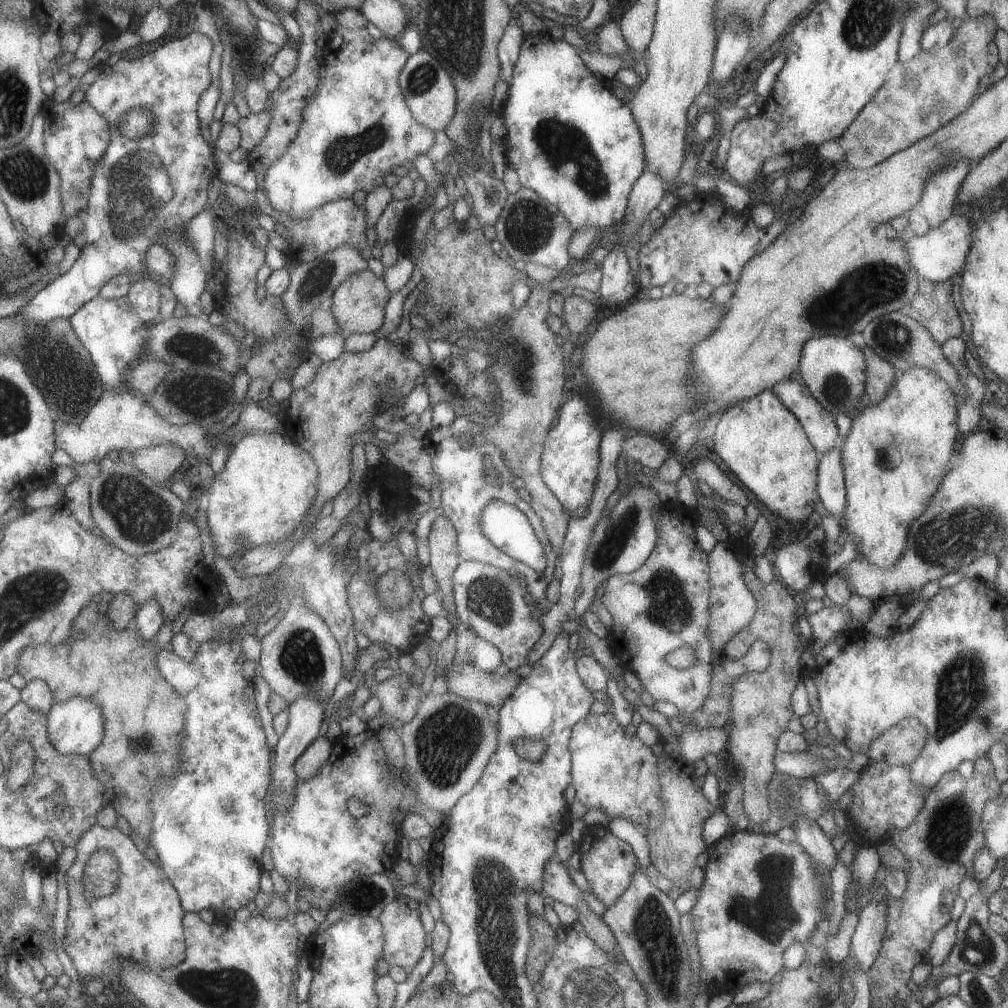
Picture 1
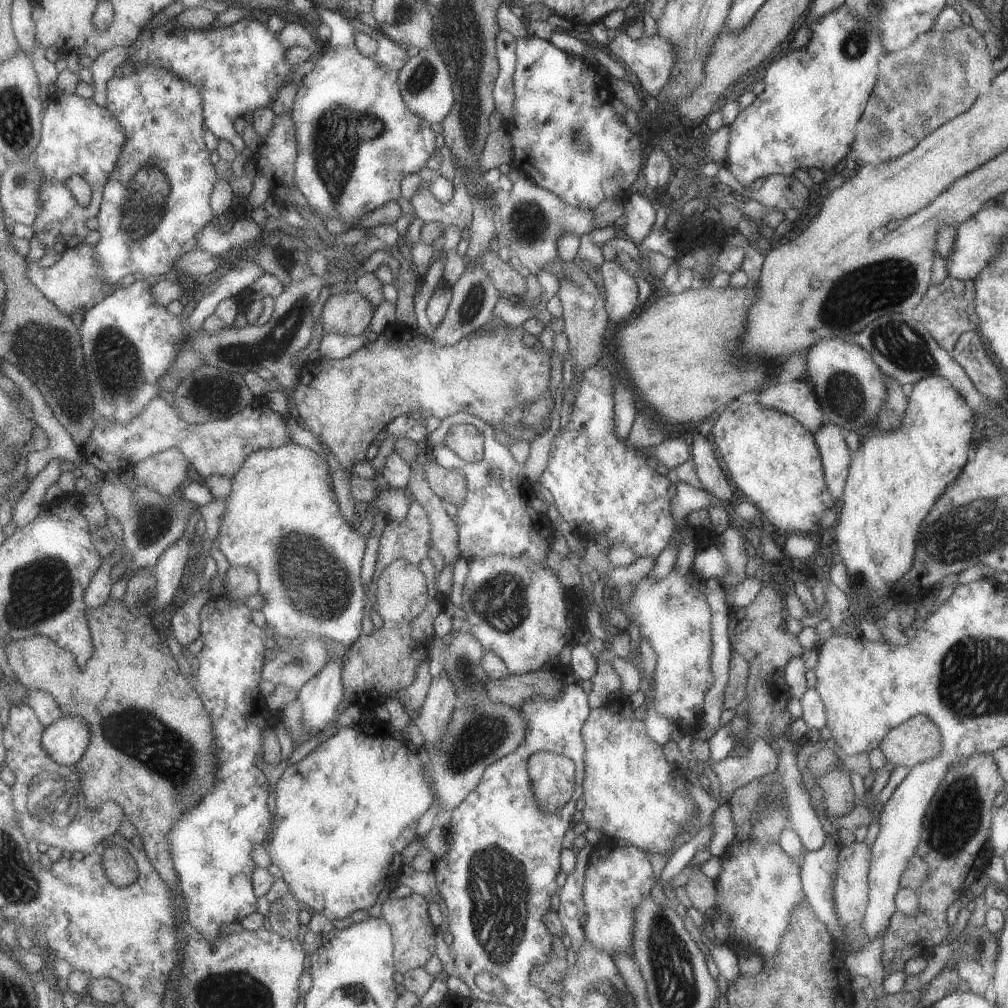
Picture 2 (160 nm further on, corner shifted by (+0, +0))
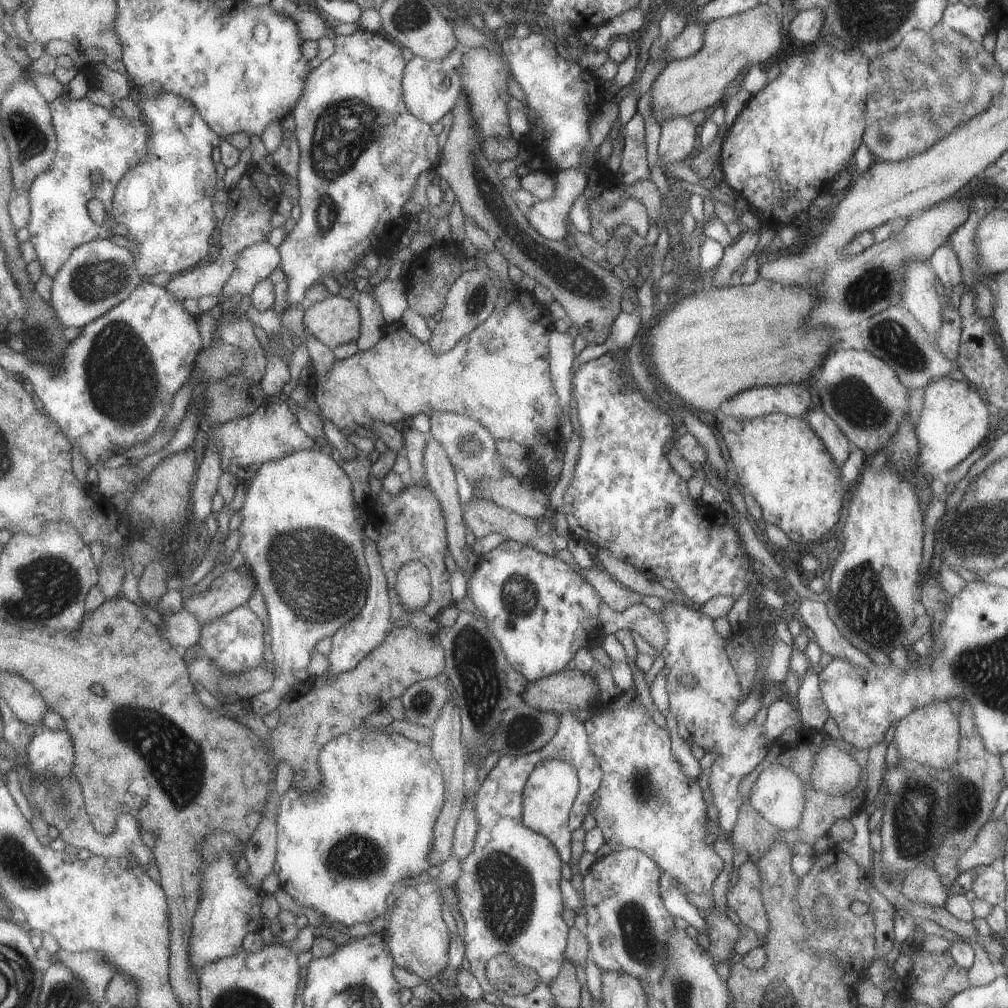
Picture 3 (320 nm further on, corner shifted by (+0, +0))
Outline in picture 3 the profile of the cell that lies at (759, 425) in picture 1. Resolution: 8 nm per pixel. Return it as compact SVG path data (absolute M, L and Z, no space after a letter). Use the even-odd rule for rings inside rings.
M781 413L766 414L763 416L756 416L752 419L736 419L729 415L726 415L719 423L719 434L725 442L727 447L727 456L729 456L728 464L730 468L735 471L737 475L737 485L741 486L744 491L749 491L751 496L755 499L755 502L759 505L762 512L762 519L765 524L775 525L783 534L786 534L795 544L807 545L809 542L818 541L821 544L821 536L825 533L831 532L829 528L836 522L839 522L839 510L843 506L843 498L845 497L845 490L841 486L841 473L840 468L832 461L831 455L824 448L820 438L816 436L813 429L805 422L803 417L794 417Z

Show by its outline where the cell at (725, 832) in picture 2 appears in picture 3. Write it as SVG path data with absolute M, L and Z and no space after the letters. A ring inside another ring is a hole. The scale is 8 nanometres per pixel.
M664 602L666 608L658 615L665 625L667 640L658 654L663 656L664 666L668 669L665 683L668 708L676 719L679 737L689 746L715 752L715 766L707 774L708 783L719 812L719 830L728 836L735 824L738 808L744 802L738 784L765 758L771 742L763 725L756 725L752 719L738 725L734 719L736 706L743 702L744 696L738 676L724 651L723 639L713 628L713 621L694 606ZM685 674L692 675L694 687L678 683L679 677Z

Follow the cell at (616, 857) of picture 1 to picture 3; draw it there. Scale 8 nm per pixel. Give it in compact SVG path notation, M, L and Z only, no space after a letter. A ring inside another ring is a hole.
M637 849L610 851L607 856L596 859L583 877L585 899L586 942L589 945L589 958L602 971L627 973L650 985L660 982L664 973L666 943L675 928L675 918L662 903L658 891L660 868L647 854Z

